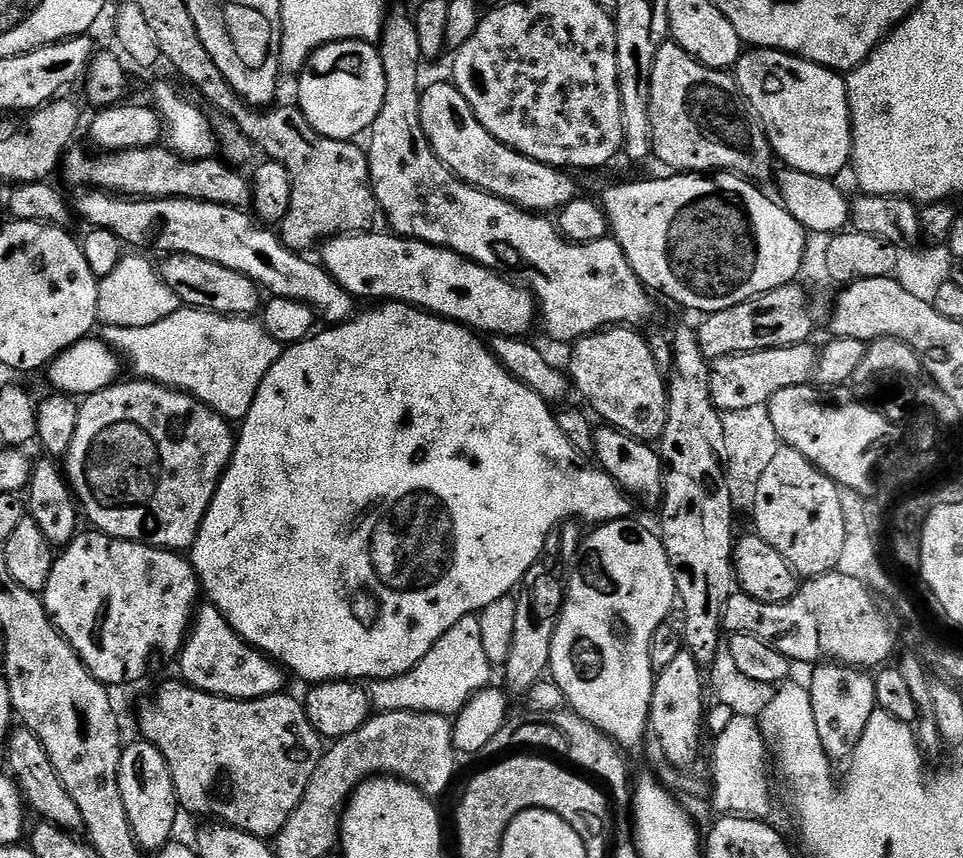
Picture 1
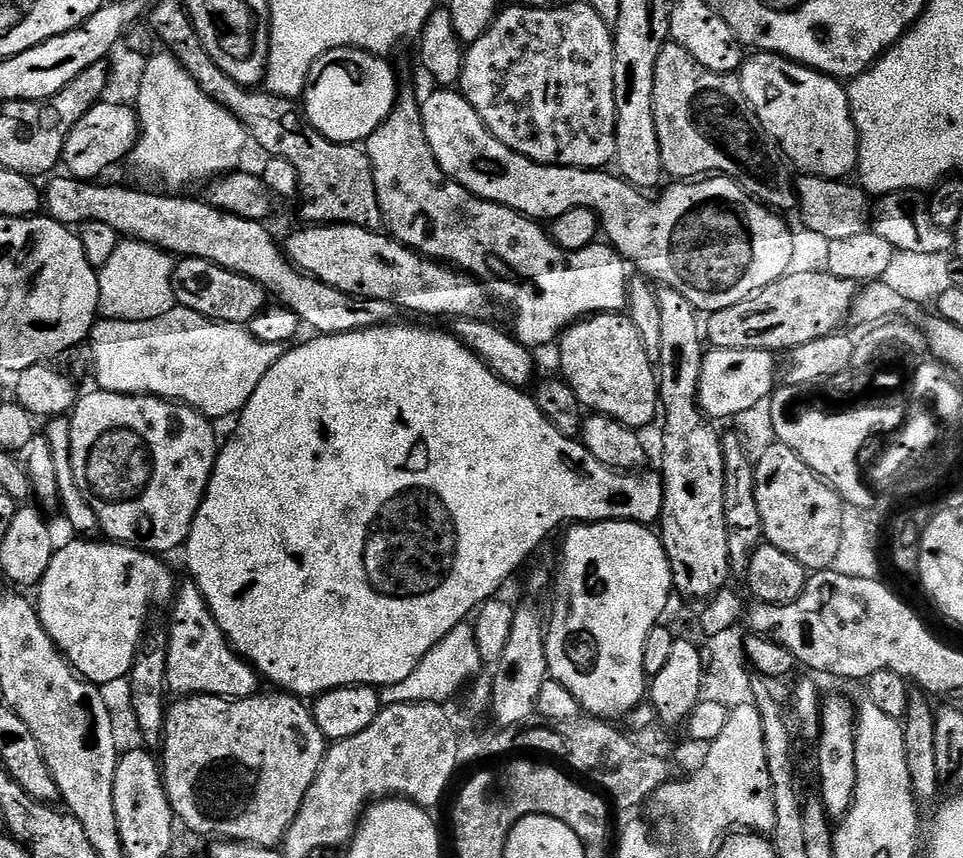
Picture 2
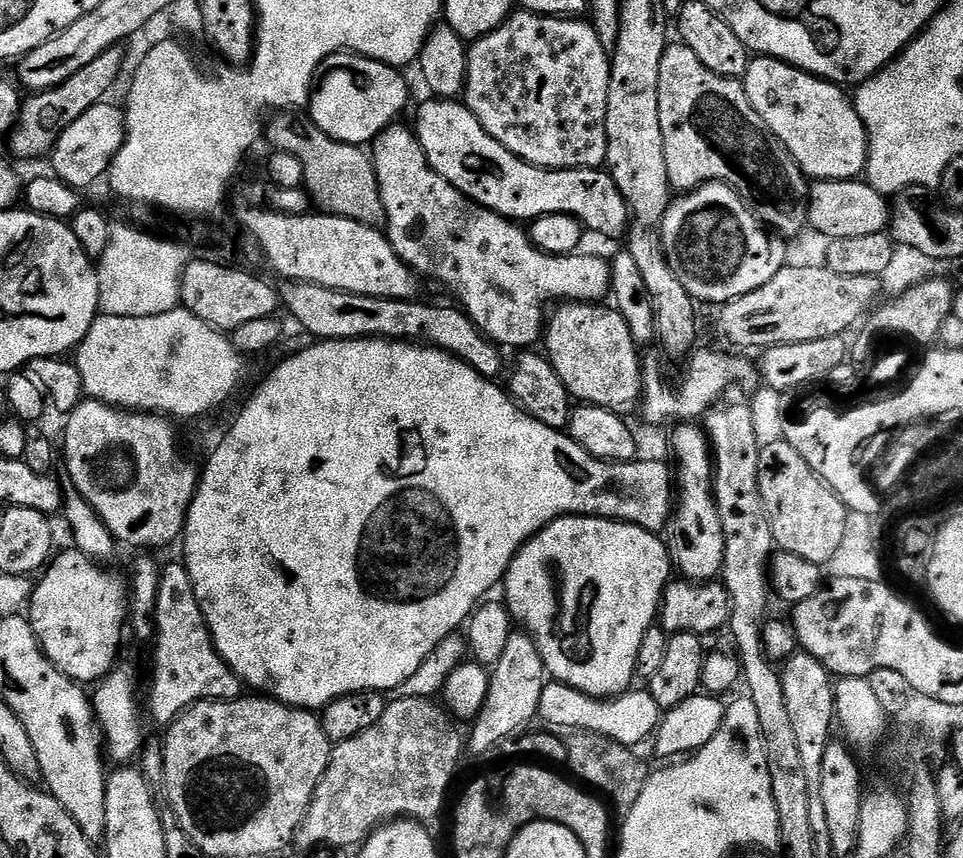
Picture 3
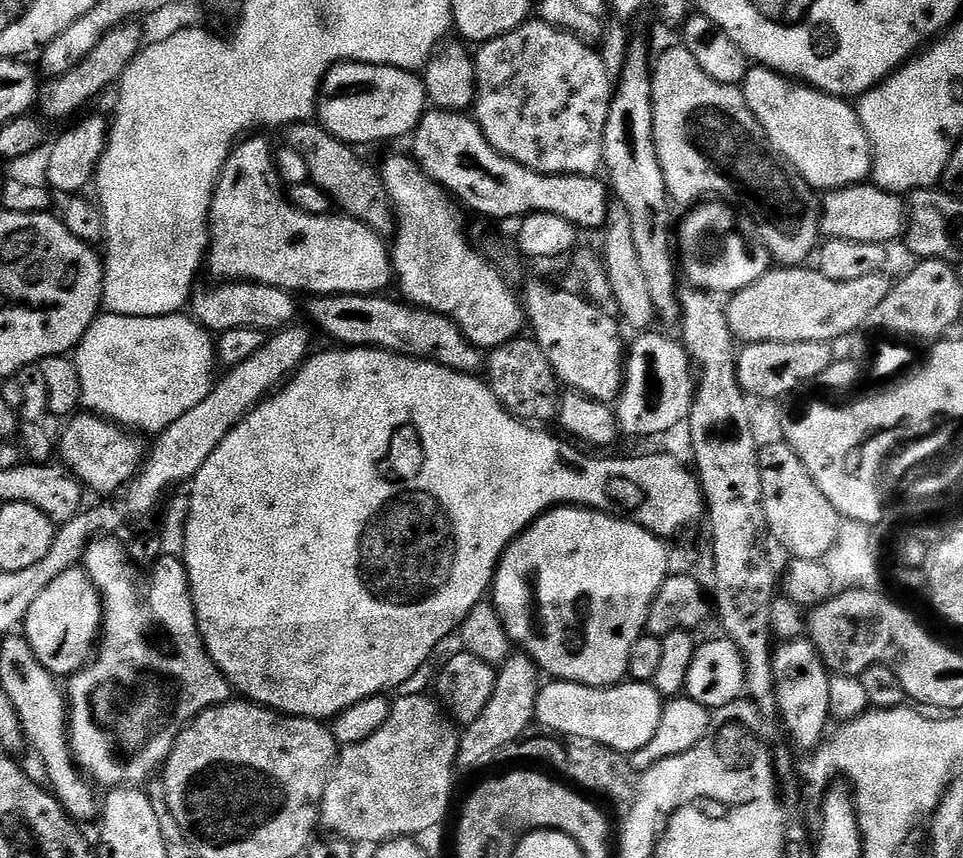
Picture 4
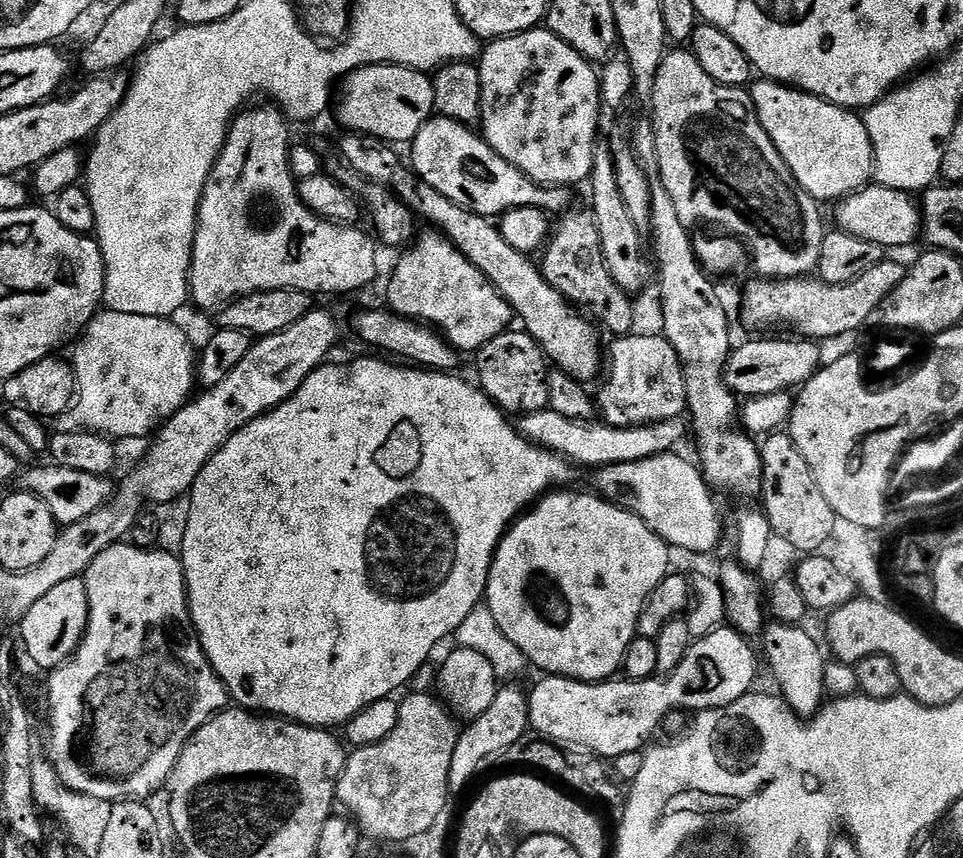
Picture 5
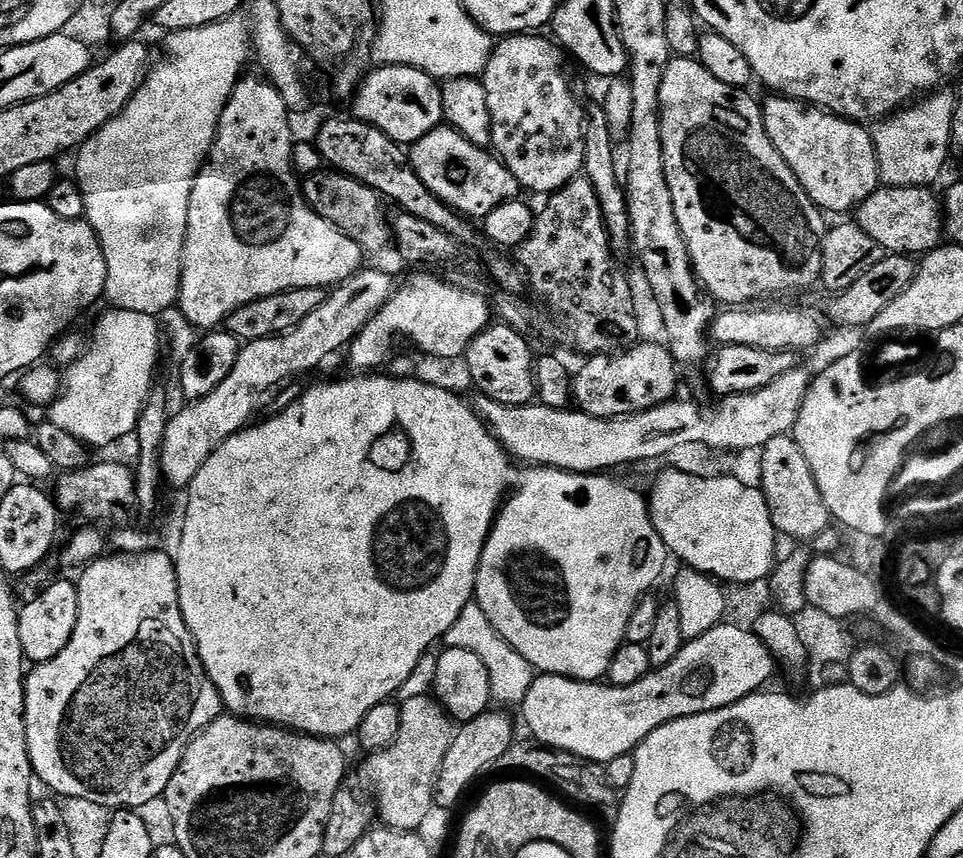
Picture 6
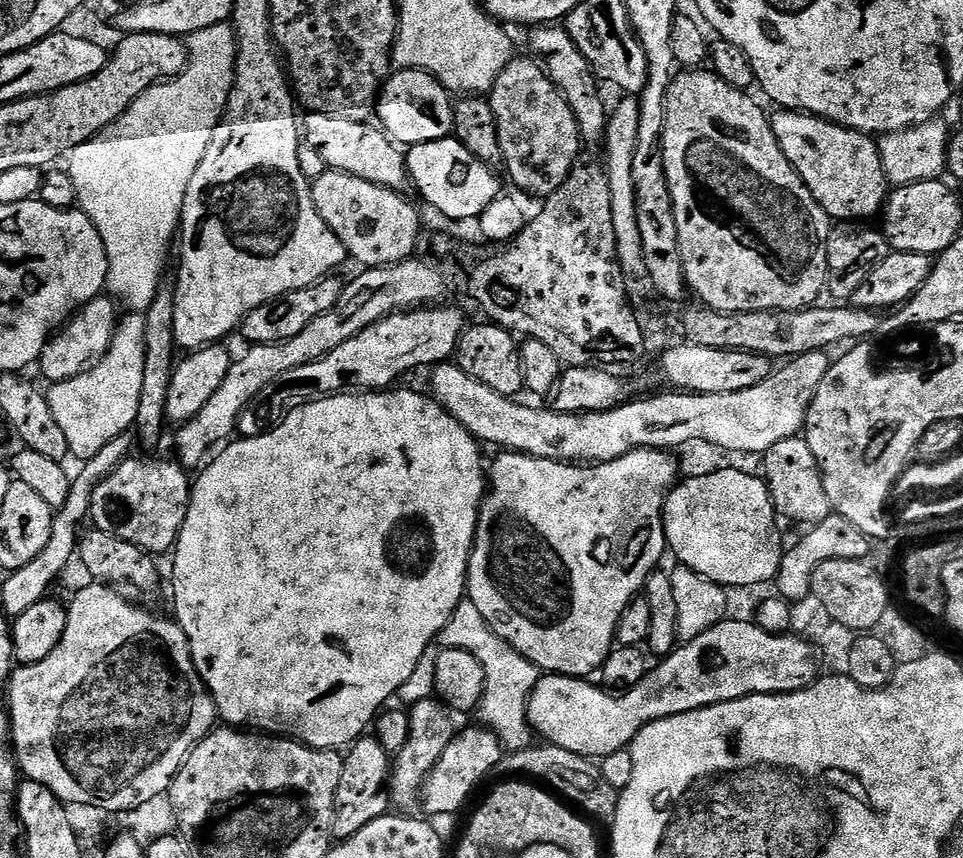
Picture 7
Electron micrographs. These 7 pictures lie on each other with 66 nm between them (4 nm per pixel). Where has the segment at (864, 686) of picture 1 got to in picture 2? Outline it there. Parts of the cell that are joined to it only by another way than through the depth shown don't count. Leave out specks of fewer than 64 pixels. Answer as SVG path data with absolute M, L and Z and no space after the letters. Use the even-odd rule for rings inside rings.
M844 696L823 697L820 706L820 739L815 743L816 776L820 779L818 795L824 808L833 821L843 820L844 815L852 809L856 793L856 766L858 753L856 751L856 734L858 719L856 708Z

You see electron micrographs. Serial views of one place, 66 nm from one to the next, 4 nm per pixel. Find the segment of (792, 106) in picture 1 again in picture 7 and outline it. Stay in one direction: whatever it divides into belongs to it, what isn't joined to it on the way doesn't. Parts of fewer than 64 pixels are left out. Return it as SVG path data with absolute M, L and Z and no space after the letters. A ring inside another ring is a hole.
M807 112L777 113L771 121L778 146L829 218L836 222L864 222L867 216L883 209L890 185L880 161L880 145L869 133L843 128Z

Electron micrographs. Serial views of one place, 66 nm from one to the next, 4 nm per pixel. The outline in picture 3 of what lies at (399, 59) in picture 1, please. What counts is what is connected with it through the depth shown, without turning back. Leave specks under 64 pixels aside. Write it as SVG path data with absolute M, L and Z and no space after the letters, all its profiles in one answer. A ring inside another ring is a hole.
M397 122L395 124L391 124L389 128L385 130L385 132L379 132L376 136L376 139L372 141L370 145L370 155L372 157L372 164L376 168L376 177L378 178L378 186L380 187L380 193L382 194L382 206L386 210L386 218L388 219L388 223L386 225L386 235L388 237L388 241L392 243L394 246L394 250L398 254L398 258L402 258L402 262L406 262L409 268L412 269L413 272L416 273L417 277L425 278L424 276L429 276L432 280L437 280L438 283L441 284L444 288L449 288L450 291L456 295L455 303L459 305L459 307L463 310L463 312L469 316L469 318L476 323L477 326L482 329L484 335L489 336L499 346L501 349L507 350L507 348L516 348L515 350L528 350L533 346L539 345L541 343L542 337L546 332L546 311L544 312L544 307L547 306L551 300L556 300L555 302L600 302L603 301L605 297L609 295L610 289L612 287L612 265L609 263L607 259L603 260L600 256L580 256L581 254L573 254L571 256L555 256L554 254L550 254L549 252L543 252L536 243L532 241L531 235L527 231L524 232L519 223L514 220L508 220L505 216L500 216L494 210L490 210L486 206L482 206L478 202L474 202L473 200L469 200L468 197L462 195L462 193L456 189L454 186L450 186L450 182L446 182L446 178L442 178L442 174L438 174L433 170L430 165L428 165L428 159L426 158L426 154L422 150L422 146L420 145L420 139L417 138L415 131L411 127L403 128L403 123Z

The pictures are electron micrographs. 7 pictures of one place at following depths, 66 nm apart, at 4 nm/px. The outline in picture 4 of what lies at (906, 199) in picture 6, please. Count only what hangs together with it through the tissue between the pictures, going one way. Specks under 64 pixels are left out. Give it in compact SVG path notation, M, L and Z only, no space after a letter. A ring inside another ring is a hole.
M871 182L851 184L848 188L834 188L825 191L822 196L820 209L820 230L827 239L842 238L850 242L874 242L875 244L891 245L891 240L896 240L906 232L906 204L895 192L886 192L877 188Z

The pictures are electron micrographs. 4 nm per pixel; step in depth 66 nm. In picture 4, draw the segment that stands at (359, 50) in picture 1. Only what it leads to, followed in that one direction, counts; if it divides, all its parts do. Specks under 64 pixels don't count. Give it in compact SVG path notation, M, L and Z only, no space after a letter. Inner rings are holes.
M341 62L324 75L318 97L318 120L328 133L346 144L376 144L379 140L396 140L399 136L415 133L416 125L429 107L424 93L424 81L416 72L391 68L385 64L354 64Z

